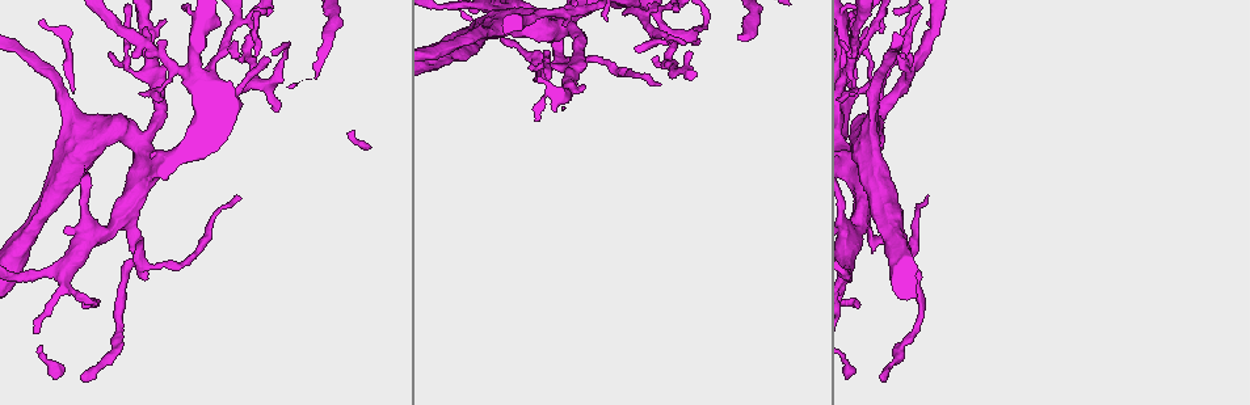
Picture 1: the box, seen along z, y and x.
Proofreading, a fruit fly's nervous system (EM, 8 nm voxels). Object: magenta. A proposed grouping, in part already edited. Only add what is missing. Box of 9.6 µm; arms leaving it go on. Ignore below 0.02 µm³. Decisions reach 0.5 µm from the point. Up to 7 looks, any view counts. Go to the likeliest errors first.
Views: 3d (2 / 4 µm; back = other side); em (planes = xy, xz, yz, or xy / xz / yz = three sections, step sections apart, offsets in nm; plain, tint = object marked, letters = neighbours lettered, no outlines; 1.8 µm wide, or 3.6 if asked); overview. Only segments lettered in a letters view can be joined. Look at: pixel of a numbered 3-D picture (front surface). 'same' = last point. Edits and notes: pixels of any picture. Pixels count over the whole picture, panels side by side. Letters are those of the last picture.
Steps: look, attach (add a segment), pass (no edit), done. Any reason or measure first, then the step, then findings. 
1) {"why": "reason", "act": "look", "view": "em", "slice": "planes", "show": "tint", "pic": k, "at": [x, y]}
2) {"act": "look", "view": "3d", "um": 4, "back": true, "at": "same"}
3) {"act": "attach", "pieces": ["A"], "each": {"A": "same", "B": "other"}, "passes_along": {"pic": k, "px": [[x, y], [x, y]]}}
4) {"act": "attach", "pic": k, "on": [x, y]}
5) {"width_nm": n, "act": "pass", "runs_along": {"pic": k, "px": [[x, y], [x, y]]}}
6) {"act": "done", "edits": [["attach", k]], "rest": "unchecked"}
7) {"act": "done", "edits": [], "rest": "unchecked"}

{"why": "long arm stops here", "act": "look", "view": "3d", "um": 4, "pic": 1, "at": [883, 374]}

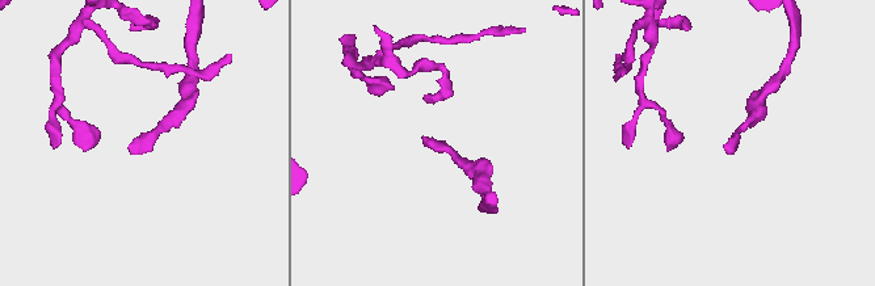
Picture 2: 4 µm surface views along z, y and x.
{"why": "now the EM", "act": "look", "view": "em", "slice": "xy", "step": 16, "show": "tint", "pic": 2, "at": [423, 138]}

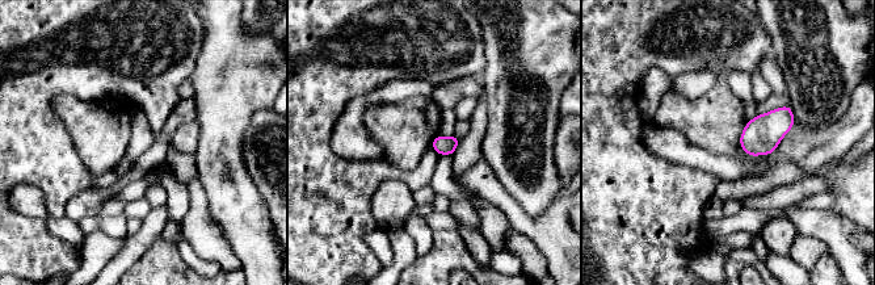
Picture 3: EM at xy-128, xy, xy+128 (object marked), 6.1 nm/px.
{"act": "look", "view": "em", "slice": "planes", "show": "letters", "at": "same"}

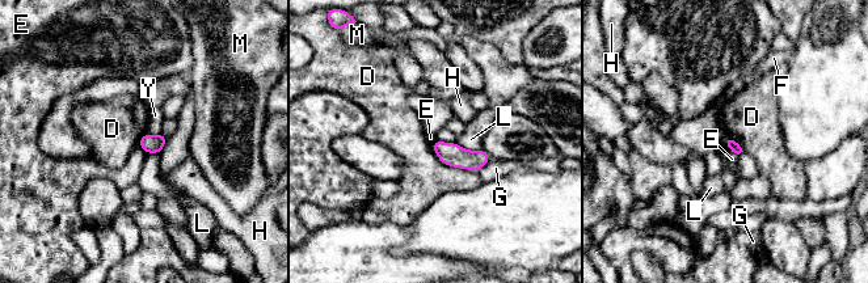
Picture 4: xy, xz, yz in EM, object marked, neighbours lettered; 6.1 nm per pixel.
{"longest_contact_nm": ["D", 340], "act": "pass", "each": {"D": "other", "E": "other", "F": "other", "G": "other", "H": "other", "L": "other", "M": "other", "Y": "other"}, "border": {"pic": 4, "px": [[725, 147], [738, 155]]}, "found": "no lettered segment goes on from it"}

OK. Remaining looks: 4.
{"why": "an open end", "act": "look", "view": "3d", "um": 2, "pic": 1, "at": [655, 86]}

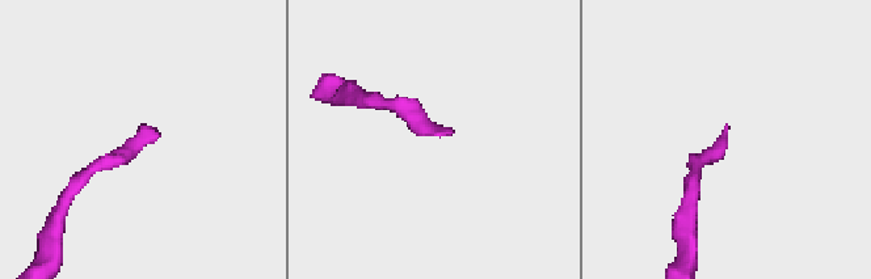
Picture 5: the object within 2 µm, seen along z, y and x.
{"why": "shape alone is not enough", "act": "look", "view": "em", "slice": "yz", "step": 8, "show": "tint", "pic": 5, "at": [725, 130]}

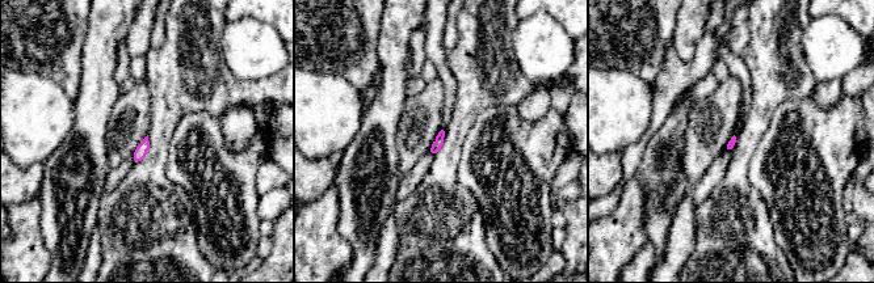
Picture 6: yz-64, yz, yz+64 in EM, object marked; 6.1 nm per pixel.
{"why": "cut it another way", "act": "look", "view": "em", "slice": "planes", "show": "letters", "at": "same"}

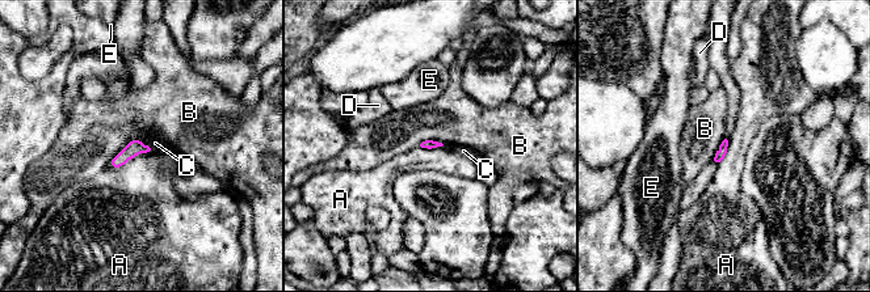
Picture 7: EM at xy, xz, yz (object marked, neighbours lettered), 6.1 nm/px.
{"act": "pass", "each": {"A": "other", "B": "other", "C": "other", "D": "other", "E": "other"}, "border": {"pic": 7, "px": [[151, 148], [118, 168], [106, 165]]}, "found": "no lettered segment goes on from it"}

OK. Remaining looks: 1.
{"act": "done", "edits": [], "rest": "unchecked"}

